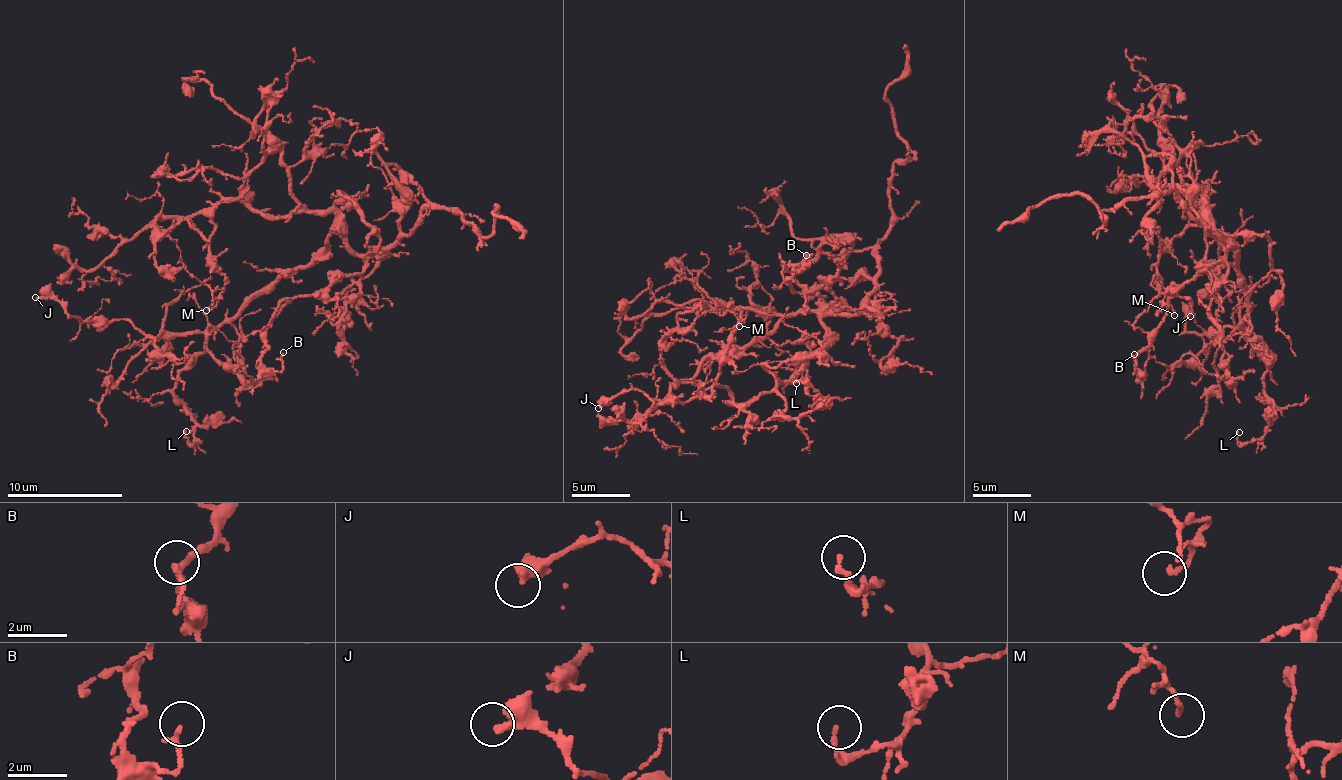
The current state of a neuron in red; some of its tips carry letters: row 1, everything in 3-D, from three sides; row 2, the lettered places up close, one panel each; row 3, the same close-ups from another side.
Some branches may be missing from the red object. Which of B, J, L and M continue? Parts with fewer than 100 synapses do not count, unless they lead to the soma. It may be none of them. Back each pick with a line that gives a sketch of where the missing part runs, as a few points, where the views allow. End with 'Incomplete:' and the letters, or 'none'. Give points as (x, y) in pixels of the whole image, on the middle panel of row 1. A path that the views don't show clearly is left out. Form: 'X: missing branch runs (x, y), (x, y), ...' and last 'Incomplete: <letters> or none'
Incomplete: none

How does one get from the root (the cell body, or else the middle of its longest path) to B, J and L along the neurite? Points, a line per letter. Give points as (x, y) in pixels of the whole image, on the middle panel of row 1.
B: (825, 312), (869, 313), (838, 308), (827, 288), (794, 291), (790, 265), (812, 256), (806, 255)
J: (825, 312), (820, 349), (788, 383), (749, 403), (707, 386), (679, 403), (621, 391), (598, 408)
L: (825, 312), (827, 336), (783, 379), (777, 418), (813, 410), (818, 395), (796, 383)

